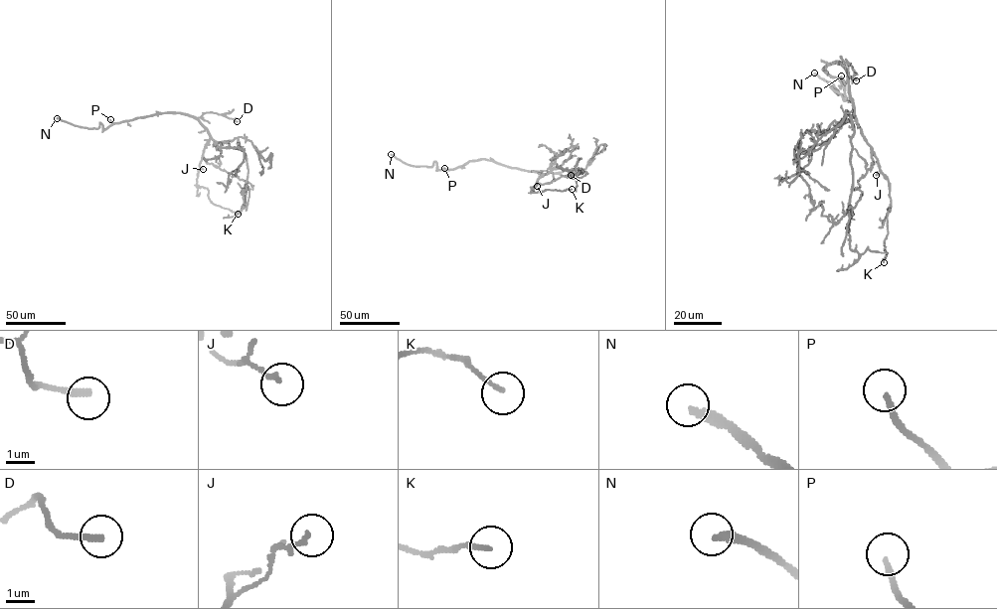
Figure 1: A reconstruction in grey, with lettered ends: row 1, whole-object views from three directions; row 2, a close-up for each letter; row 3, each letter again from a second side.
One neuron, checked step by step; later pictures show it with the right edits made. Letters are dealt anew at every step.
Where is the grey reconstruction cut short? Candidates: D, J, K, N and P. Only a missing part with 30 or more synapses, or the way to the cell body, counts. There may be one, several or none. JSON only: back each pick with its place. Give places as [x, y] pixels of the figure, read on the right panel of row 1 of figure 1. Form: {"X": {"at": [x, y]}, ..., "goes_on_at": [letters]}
{"N": {"at": [814, 73]}, "P": {"at": [841, 76]}, "goes_on_at": ["N", "P"]}

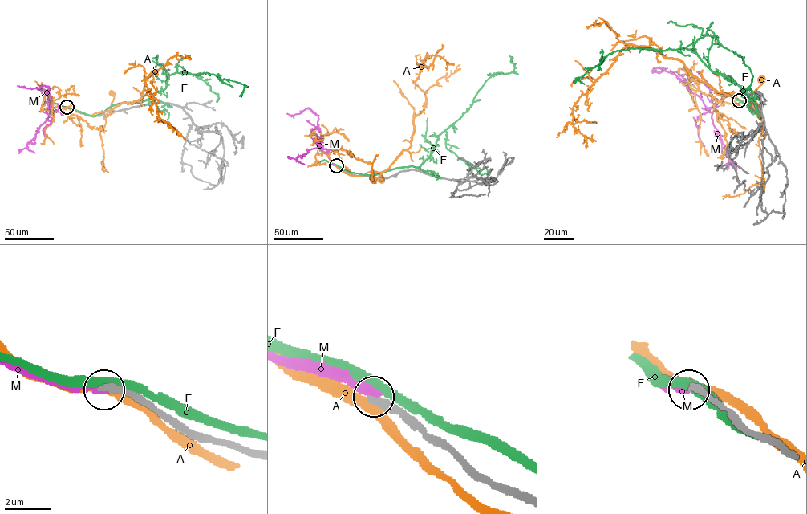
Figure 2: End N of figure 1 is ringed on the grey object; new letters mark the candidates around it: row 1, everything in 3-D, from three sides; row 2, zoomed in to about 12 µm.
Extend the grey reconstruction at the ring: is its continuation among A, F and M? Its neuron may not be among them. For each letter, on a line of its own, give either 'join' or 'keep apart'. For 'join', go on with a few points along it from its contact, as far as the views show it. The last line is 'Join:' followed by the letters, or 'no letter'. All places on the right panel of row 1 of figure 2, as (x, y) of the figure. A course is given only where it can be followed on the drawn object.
A: keep apart
F: keep apart
M: join; it runs (740, 99), (726, 95), (707, 109), (675, 75), (663, 68), (653, 71), (661, 72), (661, 67)
Join: M

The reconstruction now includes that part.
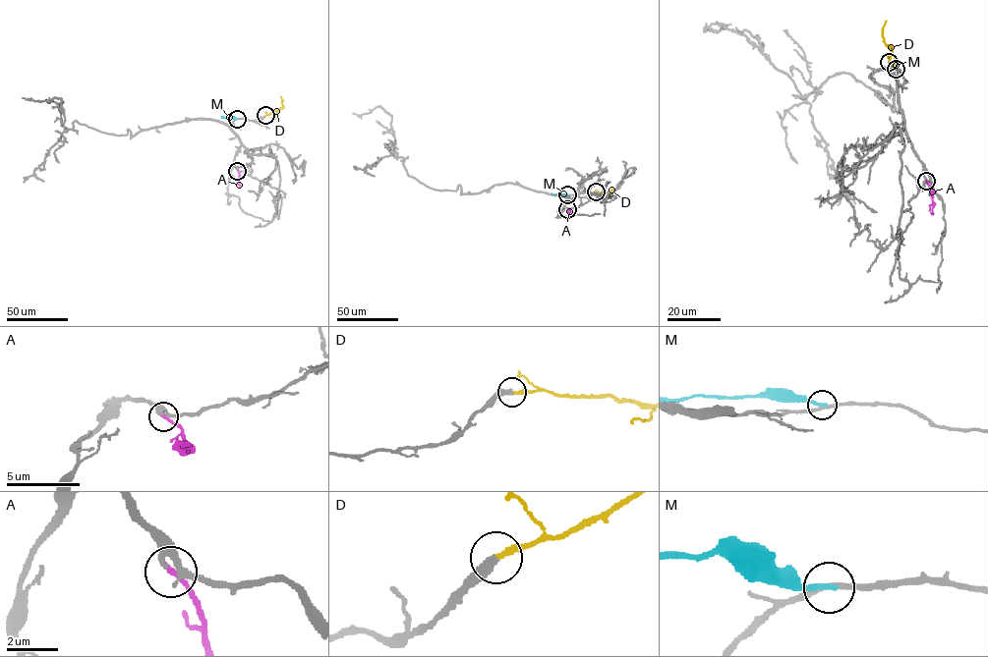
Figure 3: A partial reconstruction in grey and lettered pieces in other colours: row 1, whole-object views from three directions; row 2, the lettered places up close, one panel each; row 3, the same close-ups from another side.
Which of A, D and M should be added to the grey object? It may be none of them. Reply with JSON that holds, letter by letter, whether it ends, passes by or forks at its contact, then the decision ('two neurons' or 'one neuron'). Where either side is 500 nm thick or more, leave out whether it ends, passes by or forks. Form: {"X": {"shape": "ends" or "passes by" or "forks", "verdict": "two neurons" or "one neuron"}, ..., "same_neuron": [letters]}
{"A": {"shape": "ends", "verdict": "one neuron"}, "D": {"shape": "ends", "verdict": "one neuron"}, "M": {"shape": "ends", "verdict": "two neurons"}, "same_neuron": ["A", "D"]}

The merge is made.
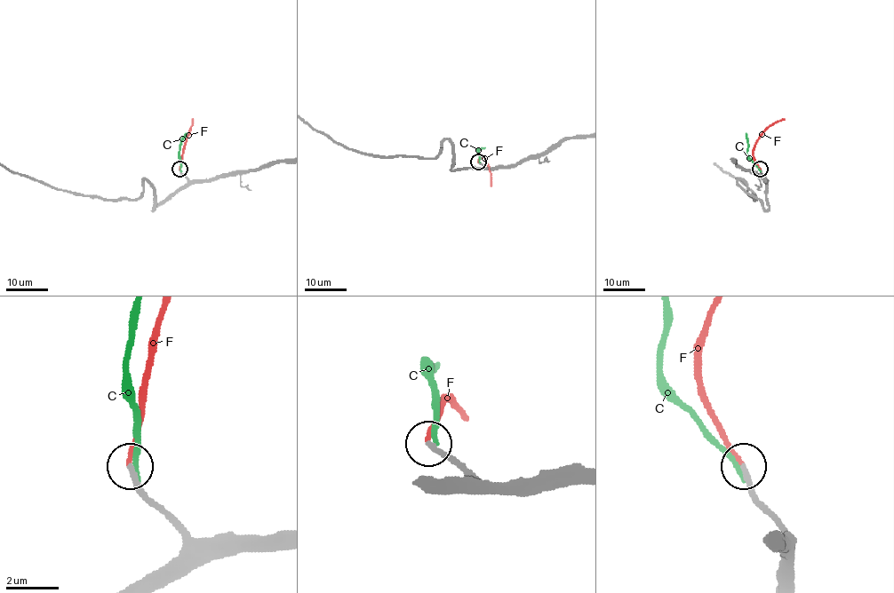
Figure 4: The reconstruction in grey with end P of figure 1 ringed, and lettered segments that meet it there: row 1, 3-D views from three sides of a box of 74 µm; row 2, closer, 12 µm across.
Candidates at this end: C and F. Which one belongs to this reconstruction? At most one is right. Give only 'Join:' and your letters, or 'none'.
Join: F

